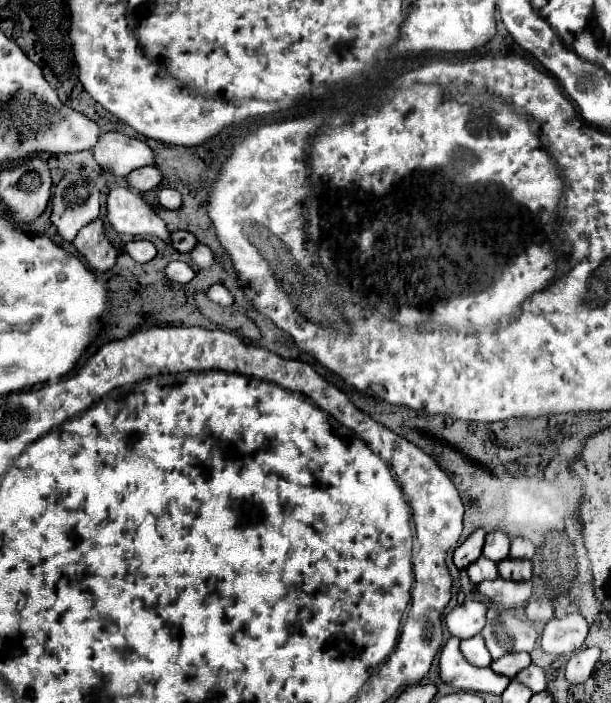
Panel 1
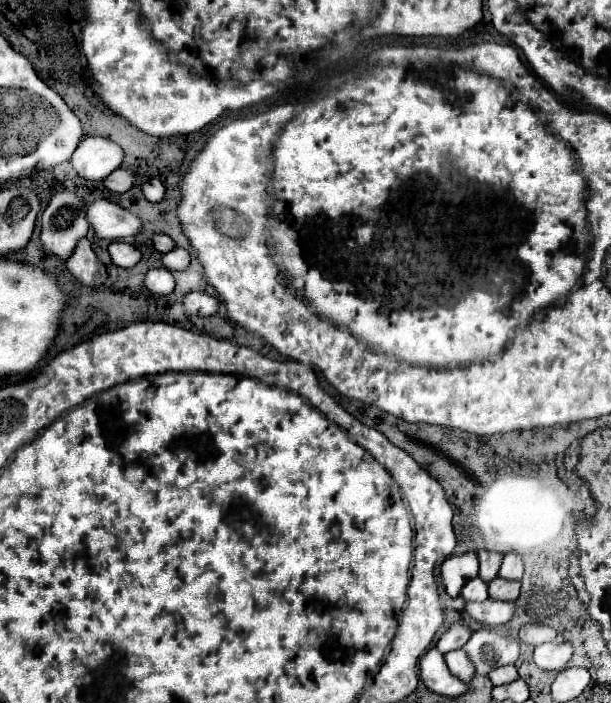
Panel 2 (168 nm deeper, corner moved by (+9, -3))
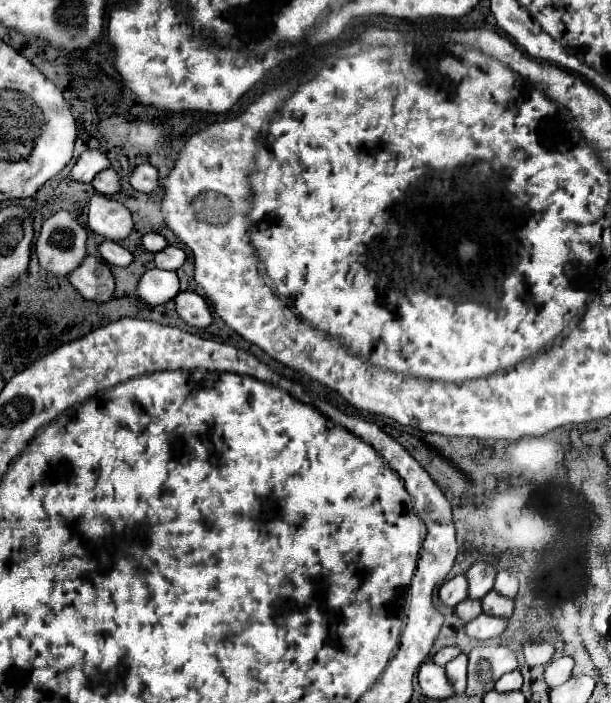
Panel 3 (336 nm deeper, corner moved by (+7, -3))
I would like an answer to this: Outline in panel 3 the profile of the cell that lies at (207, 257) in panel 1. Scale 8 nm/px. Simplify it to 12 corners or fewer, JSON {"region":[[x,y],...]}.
{"region":[[175,246],[155,254],[161,270],[179,270],[185,252]]}

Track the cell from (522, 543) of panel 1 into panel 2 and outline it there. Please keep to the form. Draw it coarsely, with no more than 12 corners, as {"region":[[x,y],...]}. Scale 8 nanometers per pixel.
{"region":[[505,554],[499,576],[521,580],[523,560],[519,554]]}

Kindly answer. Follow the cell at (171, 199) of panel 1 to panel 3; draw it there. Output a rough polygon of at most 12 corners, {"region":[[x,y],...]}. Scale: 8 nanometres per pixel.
{"region":[[141,164],[131,176],[131,186],[139,192],[159,188],[157,168]]}

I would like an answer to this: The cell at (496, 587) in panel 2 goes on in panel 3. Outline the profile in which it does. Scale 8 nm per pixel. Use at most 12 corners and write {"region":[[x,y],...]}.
{"region":[[495,590],[483,596],[485,614],[505,616],[513,614],[513,600]]}

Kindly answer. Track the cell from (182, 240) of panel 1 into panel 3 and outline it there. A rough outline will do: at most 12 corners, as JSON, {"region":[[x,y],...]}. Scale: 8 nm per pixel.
{"region":[[145,234],[141,244],[149,252],[169,246],[161,234]]}

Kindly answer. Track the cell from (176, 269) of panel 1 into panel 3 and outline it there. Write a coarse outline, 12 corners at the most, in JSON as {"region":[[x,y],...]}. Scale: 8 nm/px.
{"region":[[147,270],[137,286],[147,304],[165,304],[179,292],[177,274]]}

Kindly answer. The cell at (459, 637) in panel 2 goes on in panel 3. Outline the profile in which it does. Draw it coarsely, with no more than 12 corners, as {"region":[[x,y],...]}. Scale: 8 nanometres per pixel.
{"region":[[445,646],[433,656],[433,662],[445,666],[457,654],[457,646]]}

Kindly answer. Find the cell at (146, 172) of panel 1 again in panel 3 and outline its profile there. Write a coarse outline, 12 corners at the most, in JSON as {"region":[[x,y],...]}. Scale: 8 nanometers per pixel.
{"region":[[103,170],[93,178],[99,194],[111,196],[121,190],[115,170]]}

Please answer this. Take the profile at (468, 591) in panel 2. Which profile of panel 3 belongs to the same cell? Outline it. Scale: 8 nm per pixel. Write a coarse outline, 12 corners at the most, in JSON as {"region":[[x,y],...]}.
{"region":[[465,598],[455,614],[469,622],[481,614],[481,600]]}

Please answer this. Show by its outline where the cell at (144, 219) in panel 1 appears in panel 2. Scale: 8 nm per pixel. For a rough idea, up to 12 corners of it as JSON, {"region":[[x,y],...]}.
{"region":[[95,200],[87,220],[105,240],[135,236],[141,218],[109,200]]}

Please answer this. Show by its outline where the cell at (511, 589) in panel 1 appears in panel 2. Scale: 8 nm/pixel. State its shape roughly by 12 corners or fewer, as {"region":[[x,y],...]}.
{"region":[[469,602],[465,610],[483,628],[511,620],[515,602]]}

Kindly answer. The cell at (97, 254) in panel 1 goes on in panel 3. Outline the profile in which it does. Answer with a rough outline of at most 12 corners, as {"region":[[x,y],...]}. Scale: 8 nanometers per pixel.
{"region":[[87,256],[67,276],[83,298],[109,300],[115,282],[109,266]]}

